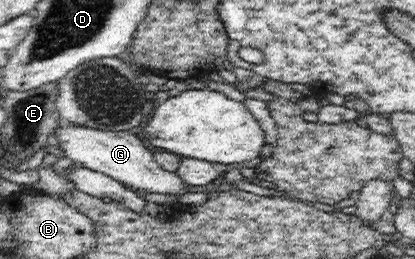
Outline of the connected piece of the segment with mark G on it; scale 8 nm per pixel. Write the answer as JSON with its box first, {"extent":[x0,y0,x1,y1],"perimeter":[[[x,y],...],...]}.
{"extent":[56,124,188,195],"perimeter":[[[75,124],[62,125],[56,130],[61,157],[77,162],[96,172],[102,172],[120,181],[126,188],[139,193],[156,193],[166,195],[184,195],[188,185],[176,171],[168,171],[158,164],[152,153],[142,143],[141,133],[130,130],[96,130]]]}

